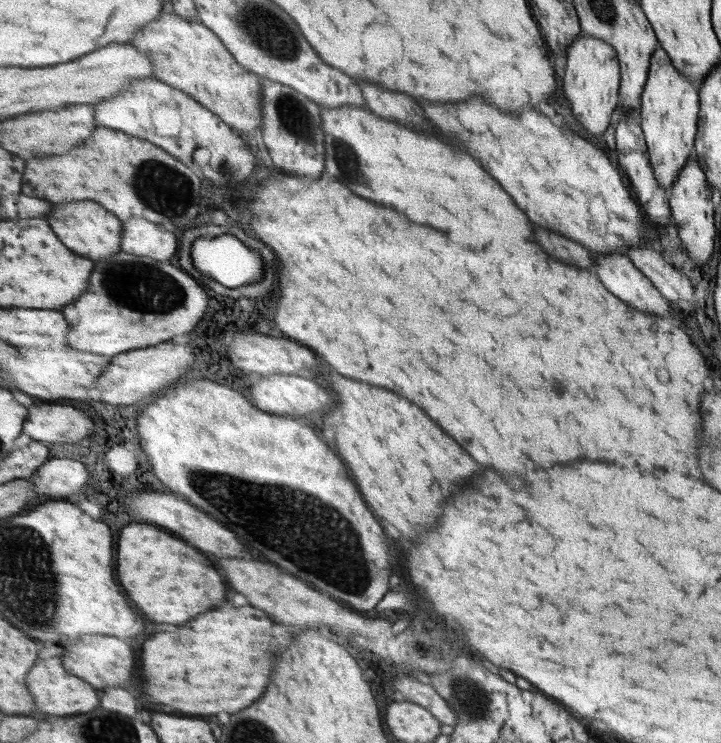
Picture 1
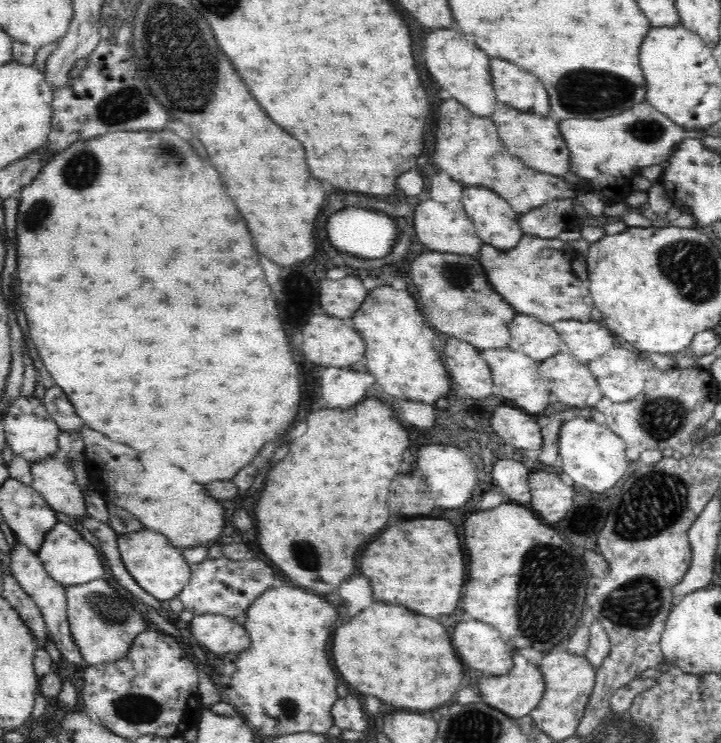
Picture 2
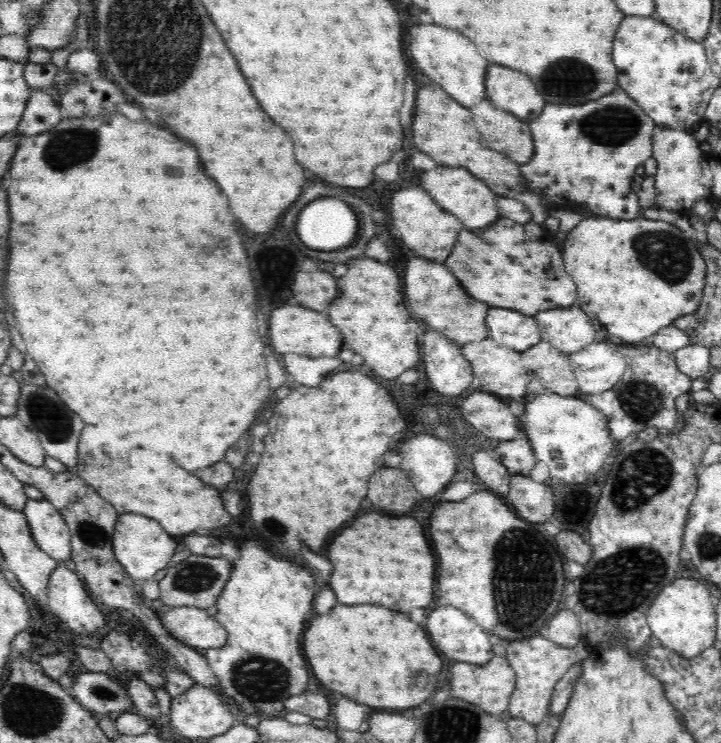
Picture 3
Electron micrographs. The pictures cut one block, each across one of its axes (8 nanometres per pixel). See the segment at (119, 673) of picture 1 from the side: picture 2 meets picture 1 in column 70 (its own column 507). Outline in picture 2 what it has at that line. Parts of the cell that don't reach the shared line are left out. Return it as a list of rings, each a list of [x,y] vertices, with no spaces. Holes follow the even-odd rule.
[[[471,619],[452,632],[452,644],[460,660],[486,675],[502,676],[513,666],[513,646],[492,625]]]

